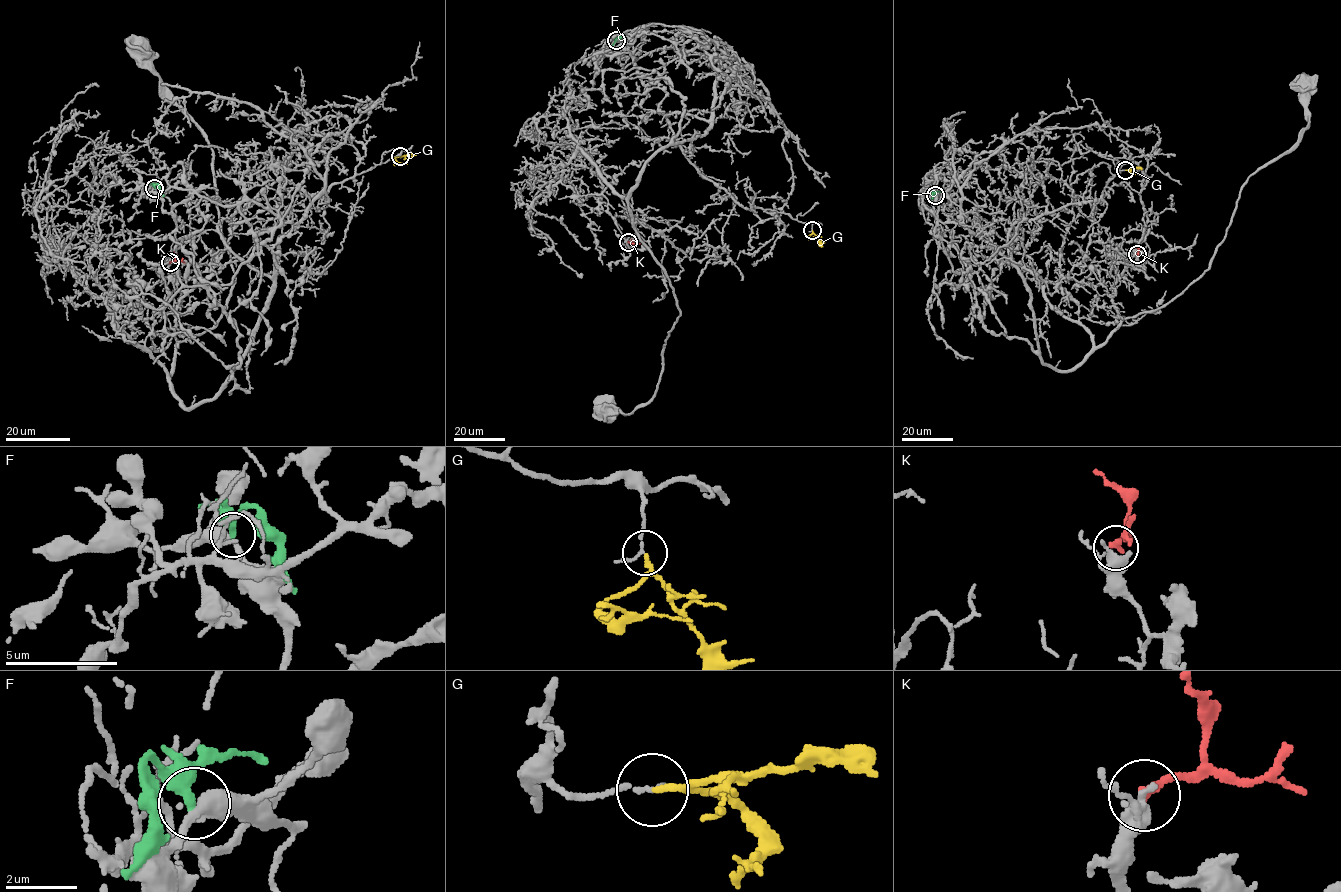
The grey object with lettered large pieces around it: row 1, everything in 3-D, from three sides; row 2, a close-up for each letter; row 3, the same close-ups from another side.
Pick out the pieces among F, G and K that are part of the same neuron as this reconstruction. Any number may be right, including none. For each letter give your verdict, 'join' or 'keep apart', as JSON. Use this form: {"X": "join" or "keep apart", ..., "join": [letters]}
{"F": "keep apart", "G": "keep apart", "K": "keep apart", "join": []}

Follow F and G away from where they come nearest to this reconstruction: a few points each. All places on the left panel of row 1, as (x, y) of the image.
F: (155, 188), (157, 184), (163, 196)
G: (400, 156), (394, 159), (407, 164)

